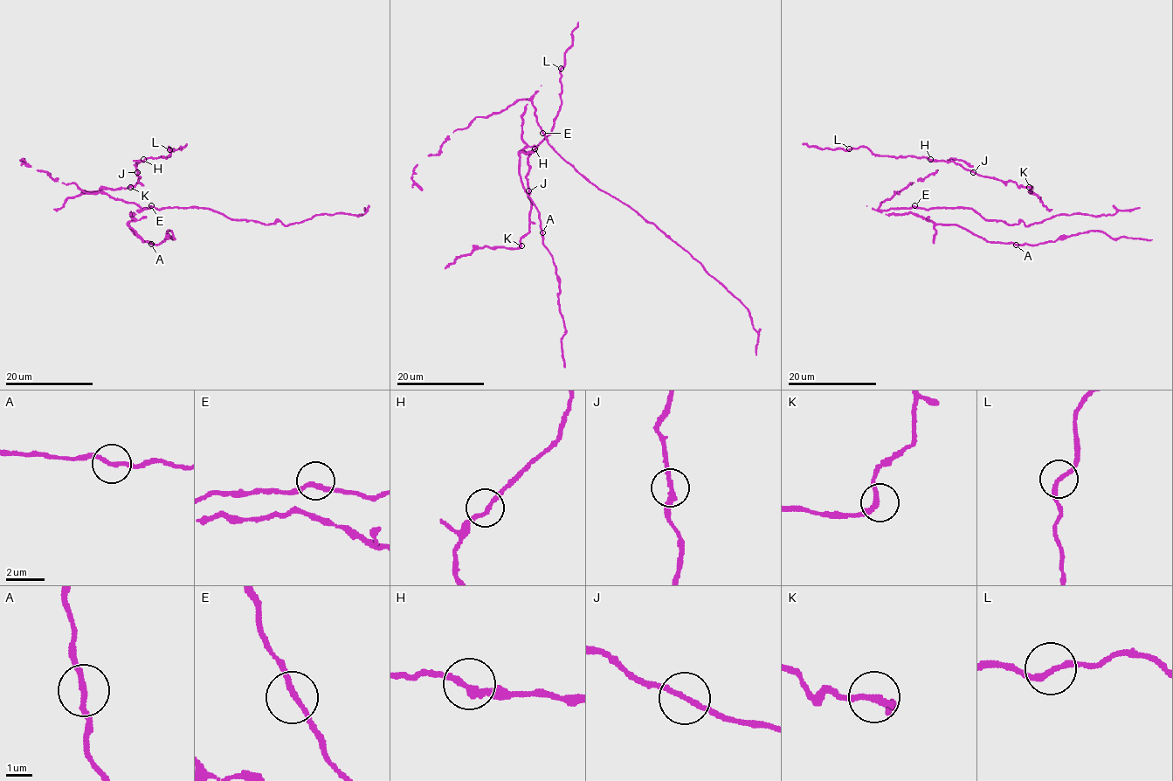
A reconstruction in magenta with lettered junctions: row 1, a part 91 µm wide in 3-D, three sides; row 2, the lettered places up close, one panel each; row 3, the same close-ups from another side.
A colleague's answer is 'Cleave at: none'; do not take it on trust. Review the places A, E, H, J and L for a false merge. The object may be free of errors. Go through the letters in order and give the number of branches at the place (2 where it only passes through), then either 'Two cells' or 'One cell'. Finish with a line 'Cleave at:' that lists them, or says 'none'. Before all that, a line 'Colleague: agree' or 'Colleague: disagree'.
Colleague: agree
A: Branches: 2. One cell
E: Branches: 2. One cell
H: Branches: 2. One cell
J: Branches: 2. One cell
L: Branches: 2. One cell
Cleave at: none

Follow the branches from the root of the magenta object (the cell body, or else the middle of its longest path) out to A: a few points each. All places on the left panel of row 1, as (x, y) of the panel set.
A: (149, 206), (135, 214), (131, 213), (134, 219), (127, 224), (138, 236), (151, 244)

